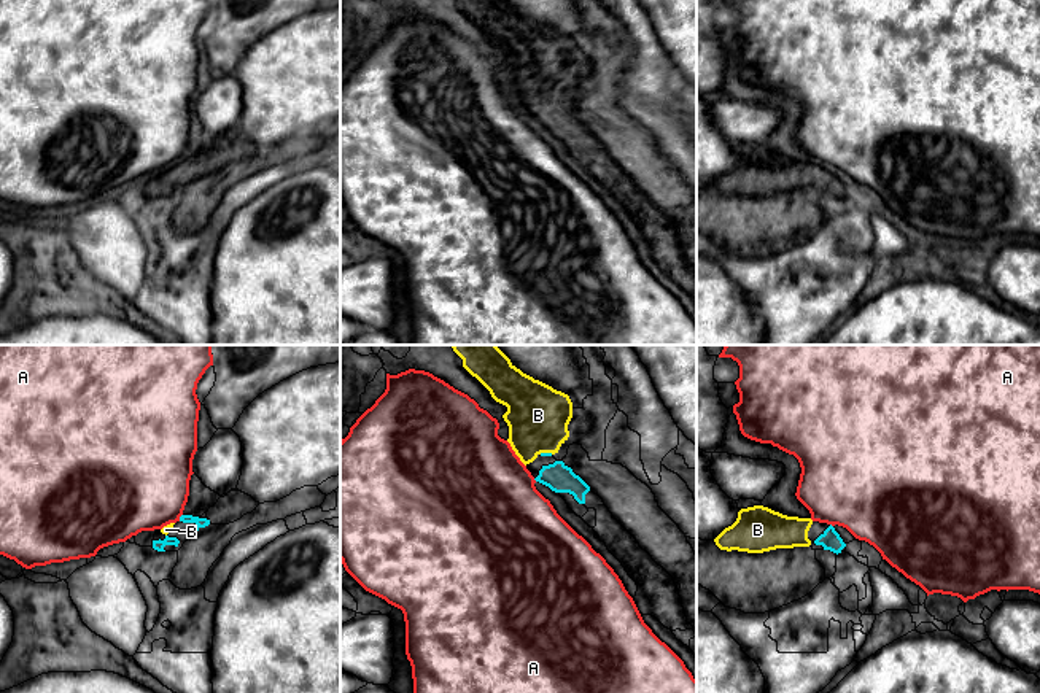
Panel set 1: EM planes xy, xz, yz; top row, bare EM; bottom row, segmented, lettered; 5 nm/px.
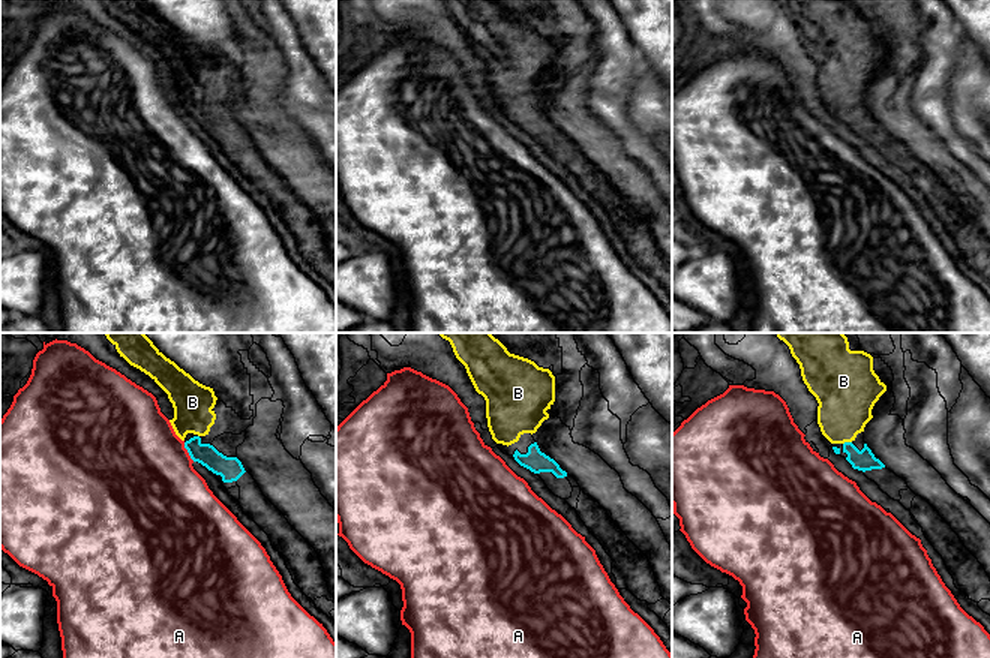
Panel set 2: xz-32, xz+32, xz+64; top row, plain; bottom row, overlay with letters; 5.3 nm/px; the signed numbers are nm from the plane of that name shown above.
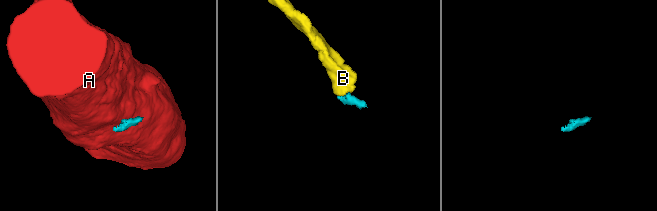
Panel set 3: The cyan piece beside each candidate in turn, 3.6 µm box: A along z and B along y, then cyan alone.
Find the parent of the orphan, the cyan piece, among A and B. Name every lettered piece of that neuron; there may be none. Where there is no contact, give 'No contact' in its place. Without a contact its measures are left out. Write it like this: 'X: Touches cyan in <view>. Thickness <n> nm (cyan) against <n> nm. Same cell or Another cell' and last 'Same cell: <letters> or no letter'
A: Touches cyan in xy. Thickness 50 nm (cyan) against 460 nm. Another cell
B: Touches cyan in xz. Thickness 20 nm (cyan) against 320 nm. Same cell
Same cell: B

